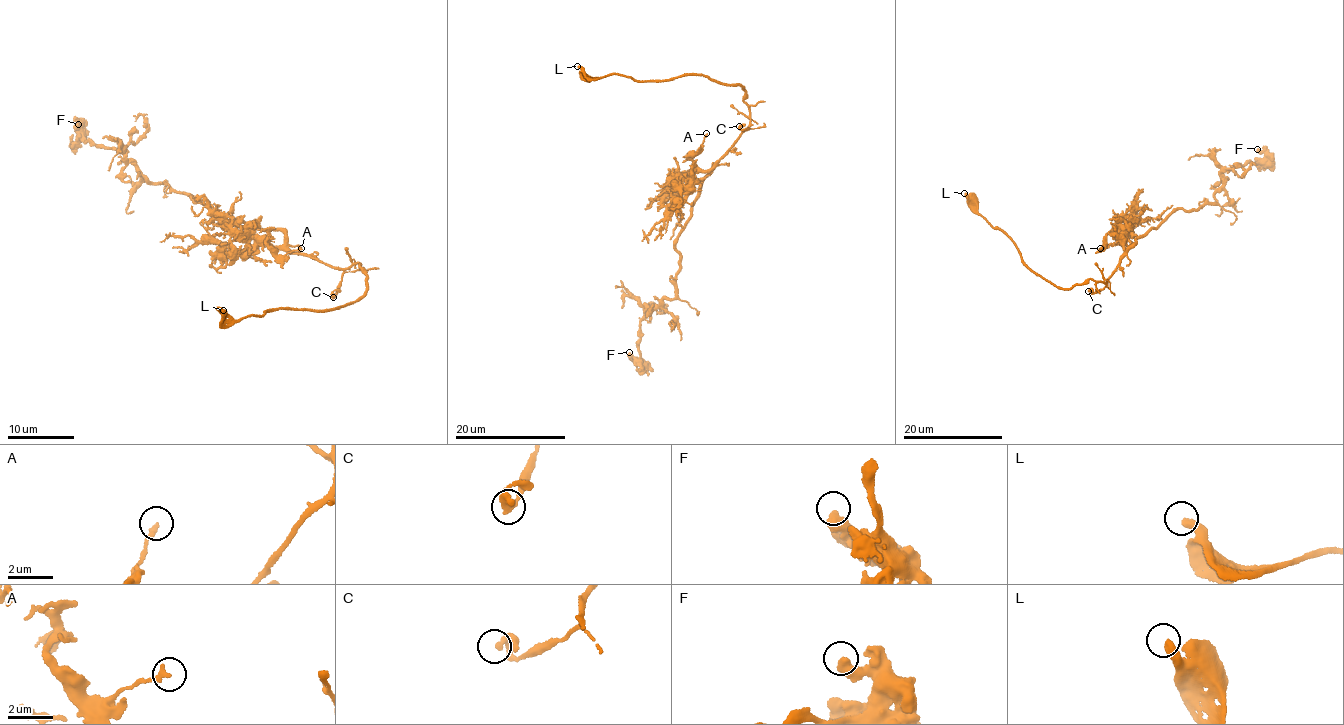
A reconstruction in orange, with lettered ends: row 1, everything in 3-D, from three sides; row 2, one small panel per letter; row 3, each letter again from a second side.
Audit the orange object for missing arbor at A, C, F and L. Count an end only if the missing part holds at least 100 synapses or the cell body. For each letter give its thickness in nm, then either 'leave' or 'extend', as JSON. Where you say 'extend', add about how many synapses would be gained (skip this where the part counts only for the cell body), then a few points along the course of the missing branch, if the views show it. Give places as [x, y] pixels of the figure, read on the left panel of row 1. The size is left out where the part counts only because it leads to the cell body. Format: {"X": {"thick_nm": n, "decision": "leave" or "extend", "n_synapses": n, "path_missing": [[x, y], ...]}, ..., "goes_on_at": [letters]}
{"A": {"thick_nm": 220, "decision": "leave"}, "C": {"thick_nm": 200, "decision": "leave"}, "F": {"thick_nm": 480, "decision": "leave"}, "L": {"thick_nm": 400, "decision": "extend", "path_missing": [[223, 310], [209, 317], [203, 327]]}, "goes_on_at": ["L"]}

